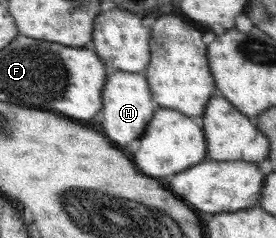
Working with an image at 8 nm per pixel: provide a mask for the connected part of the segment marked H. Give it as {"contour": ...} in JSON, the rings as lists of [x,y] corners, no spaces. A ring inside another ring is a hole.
{"contour":[[[111,71],[103,89],[102,131],[106,133],[106,137],[110,137],[110,141],[114,141],[114,145],[126,147],[134,139],[141,139],[158,108],[146,76]]]}

